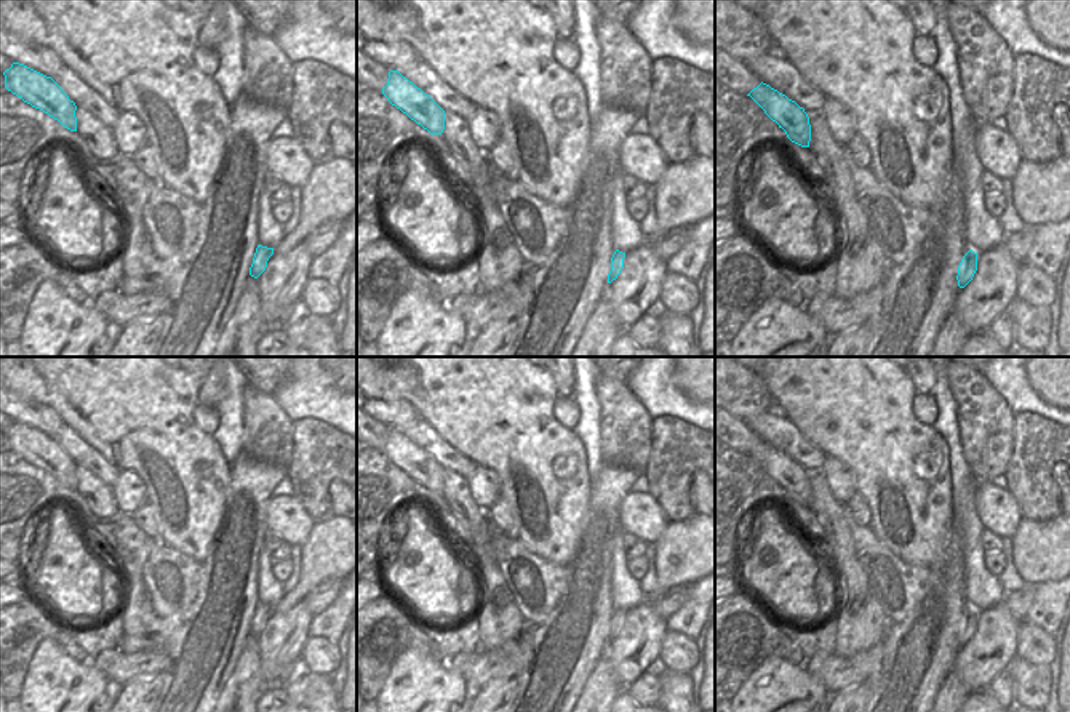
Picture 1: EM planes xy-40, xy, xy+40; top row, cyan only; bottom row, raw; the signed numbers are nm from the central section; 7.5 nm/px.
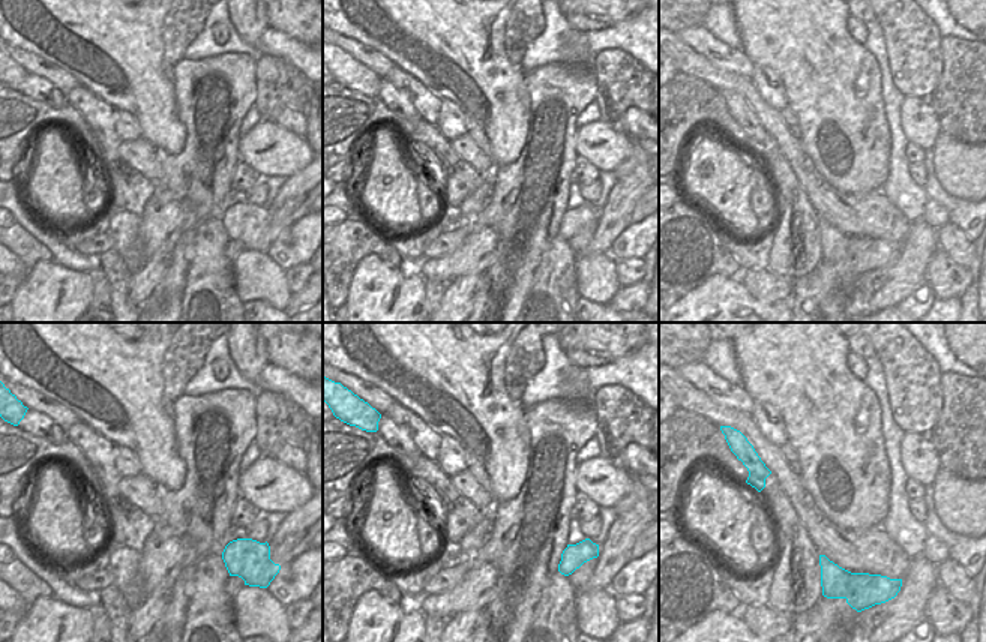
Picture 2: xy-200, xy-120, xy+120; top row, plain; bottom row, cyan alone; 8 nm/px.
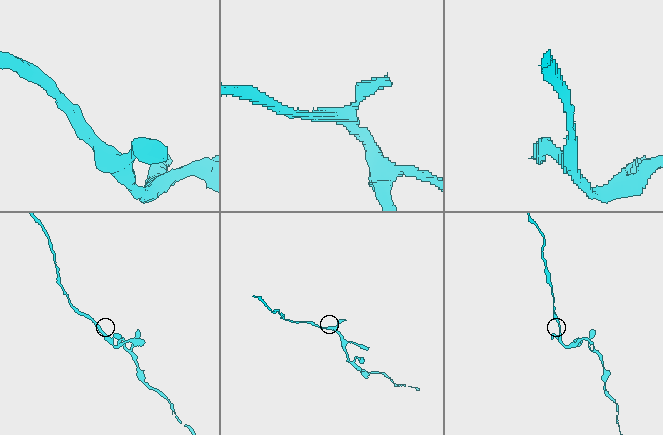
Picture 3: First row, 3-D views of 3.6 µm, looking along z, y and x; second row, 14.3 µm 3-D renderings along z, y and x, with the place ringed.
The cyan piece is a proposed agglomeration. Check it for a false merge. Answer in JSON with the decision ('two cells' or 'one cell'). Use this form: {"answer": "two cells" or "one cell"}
{"answer": "one cell"}

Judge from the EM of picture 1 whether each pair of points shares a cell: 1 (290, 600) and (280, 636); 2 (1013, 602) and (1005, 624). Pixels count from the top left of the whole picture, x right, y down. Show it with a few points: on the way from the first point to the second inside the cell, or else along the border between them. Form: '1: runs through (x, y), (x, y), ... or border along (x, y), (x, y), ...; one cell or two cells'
1: border along (306, 597), (285, 612), (274, 612); two cells
2: border along (1003, 602), (1021, 620); two cells

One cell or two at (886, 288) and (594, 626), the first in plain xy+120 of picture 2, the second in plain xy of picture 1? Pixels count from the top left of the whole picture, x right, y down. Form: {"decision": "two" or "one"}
{"decision": "two"}

